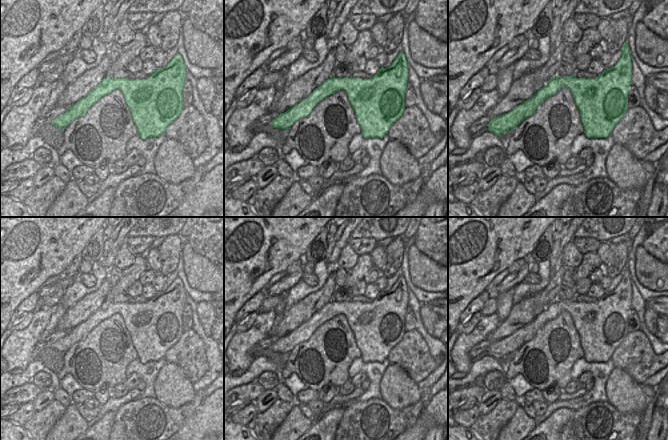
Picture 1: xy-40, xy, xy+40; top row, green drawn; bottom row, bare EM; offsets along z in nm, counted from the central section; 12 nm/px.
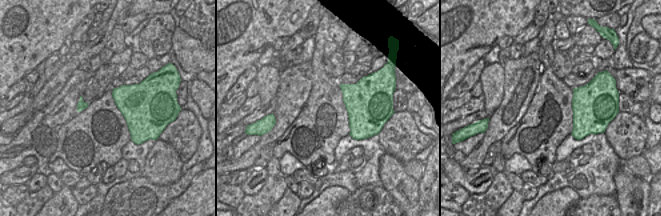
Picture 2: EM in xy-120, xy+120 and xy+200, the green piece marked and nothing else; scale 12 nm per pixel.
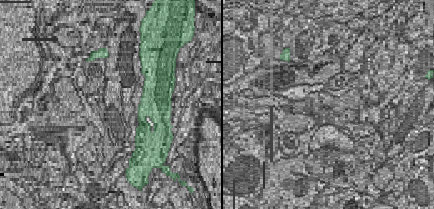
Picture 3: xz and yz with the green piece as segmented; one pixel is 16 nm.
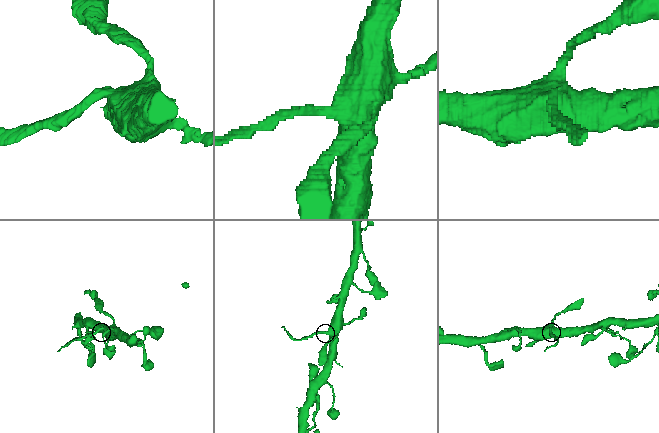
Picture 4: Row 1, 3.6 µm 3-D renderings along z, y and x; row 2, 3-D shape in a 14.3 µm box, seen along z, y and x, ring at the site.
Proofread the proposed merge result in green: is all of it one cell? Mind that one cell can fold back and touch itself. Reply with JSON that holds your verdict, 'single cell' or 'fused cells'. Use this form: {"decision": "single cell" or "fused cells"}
{"decision": "fused cells"}

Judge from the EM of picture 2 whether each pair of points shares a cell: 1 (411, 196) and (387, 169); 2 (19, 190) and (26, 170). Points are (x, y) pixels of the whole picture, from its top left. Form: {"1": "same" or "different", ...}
{"1": "same", "2": "different"}

